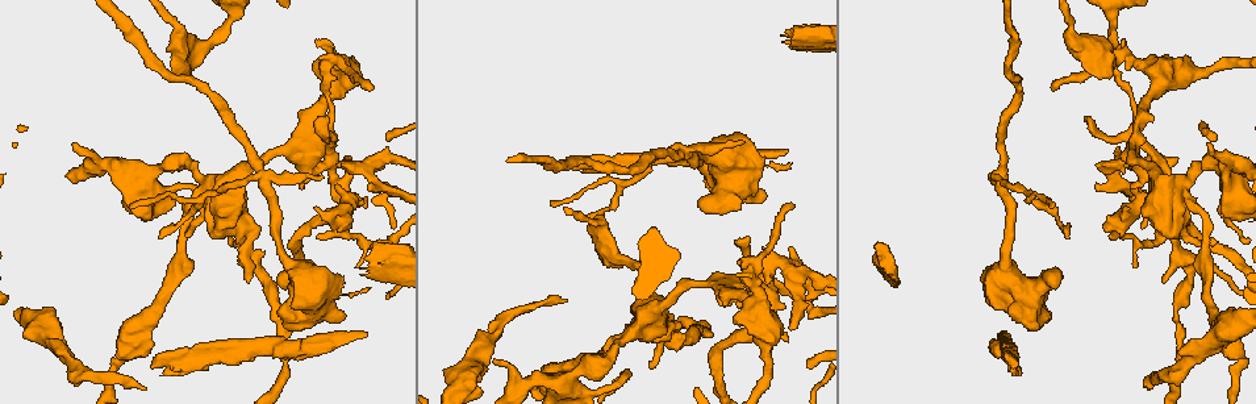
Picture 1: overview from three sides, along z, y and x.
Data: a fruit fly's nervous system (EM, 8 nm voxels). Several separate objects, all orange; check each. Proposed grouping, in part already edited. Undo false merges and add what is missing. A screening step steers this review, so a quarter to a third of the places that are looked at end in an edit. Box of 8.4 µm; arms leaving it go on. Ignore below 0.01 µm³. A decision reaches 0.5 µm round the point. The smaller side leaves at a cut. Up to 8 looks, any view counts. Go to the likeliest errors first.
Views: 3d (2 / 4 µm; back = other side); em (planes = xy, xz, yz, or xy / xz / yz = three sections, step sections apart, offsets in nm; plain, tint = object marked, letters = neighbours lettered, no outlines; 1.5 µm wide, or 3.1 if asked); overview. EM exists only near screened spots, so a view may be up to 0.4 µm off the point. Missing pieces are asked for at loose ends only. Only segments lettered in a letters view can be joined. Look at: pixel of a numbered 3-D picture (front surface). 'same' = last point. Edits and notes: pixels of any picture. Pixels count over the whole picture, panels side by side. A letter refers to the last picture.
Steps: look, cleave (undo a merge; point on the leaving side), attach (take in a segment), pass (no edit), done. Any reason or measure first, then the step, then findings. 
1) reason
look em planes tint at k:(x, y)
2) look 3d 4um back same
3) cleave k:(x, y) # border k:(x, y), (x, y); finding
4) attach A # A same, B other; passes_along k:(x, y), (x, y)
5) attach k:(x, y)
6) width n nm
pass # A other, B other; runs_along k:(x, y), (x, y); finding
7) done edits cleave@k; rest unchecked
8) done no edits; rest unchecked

three-way junction
look 3d 2um at 1:(264, 179)

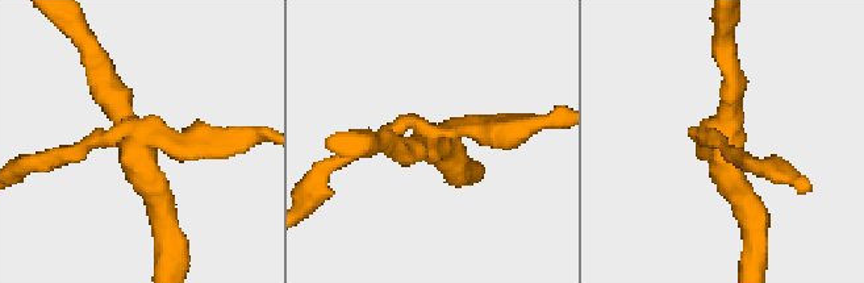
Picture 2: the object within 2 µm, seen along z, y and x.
look em planes plain at 2:(133, 142)

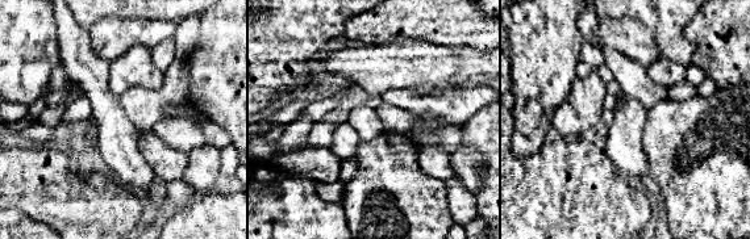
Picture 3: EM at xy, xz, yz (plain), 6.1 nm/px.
what lies round it
look em planes letters same

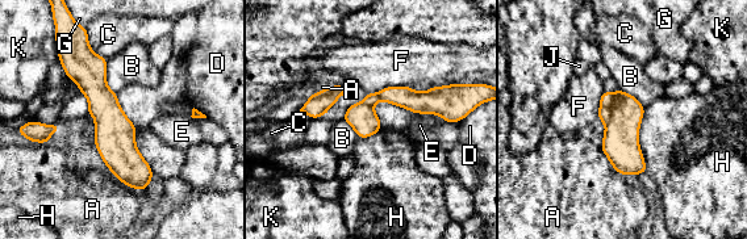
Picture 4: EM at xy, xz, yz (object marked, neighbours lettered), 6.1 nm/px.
cleave 4:(606, 97) # A other, B other, C other, D other, E other, F other, G other, H other, J other, K other; part_leaving 4:(367, 99), (404, 96), (441, 112); two neurons meet here

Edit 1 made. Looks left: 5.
redraw
look overview

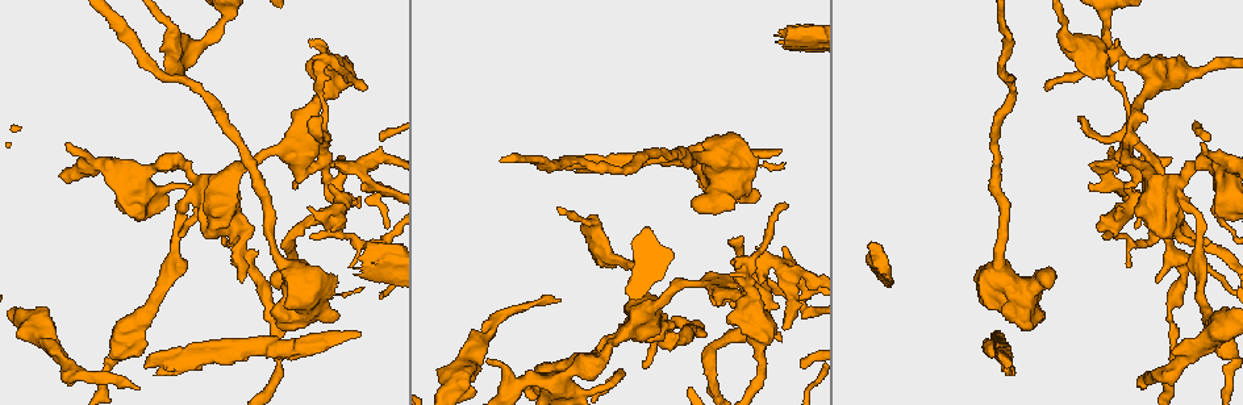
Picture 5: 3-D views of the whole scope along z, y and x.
free end
look em planes tint at 5:(1157, 282)

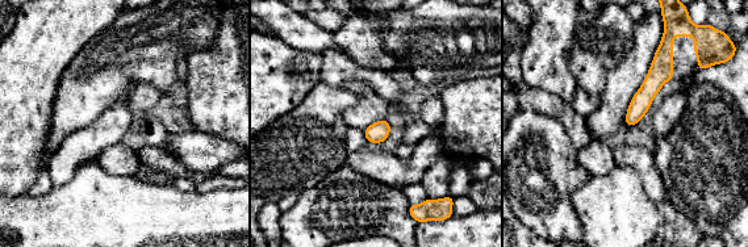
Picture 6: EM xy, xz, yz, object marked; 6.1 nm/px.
see the neighbours
look em planes letters same

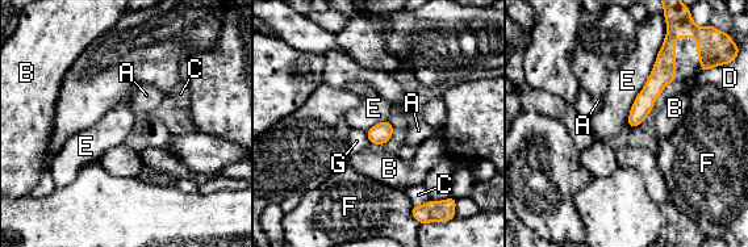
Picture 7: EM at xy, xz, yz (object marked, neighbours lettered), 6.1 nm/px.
pass # A other, B other, C other, D other, E other, F other, G other; border 7:(366, 132), (370, 142); no lettered segment goes on from it

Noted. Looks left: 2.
done edits cleave@4; rest unchecked

